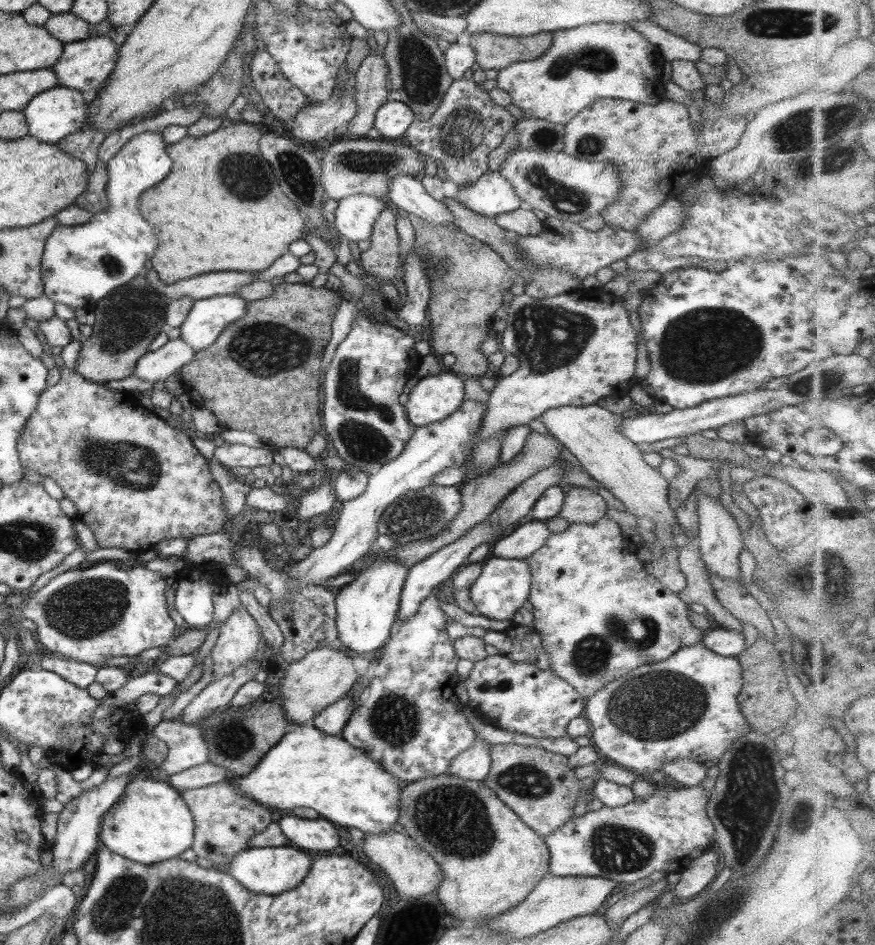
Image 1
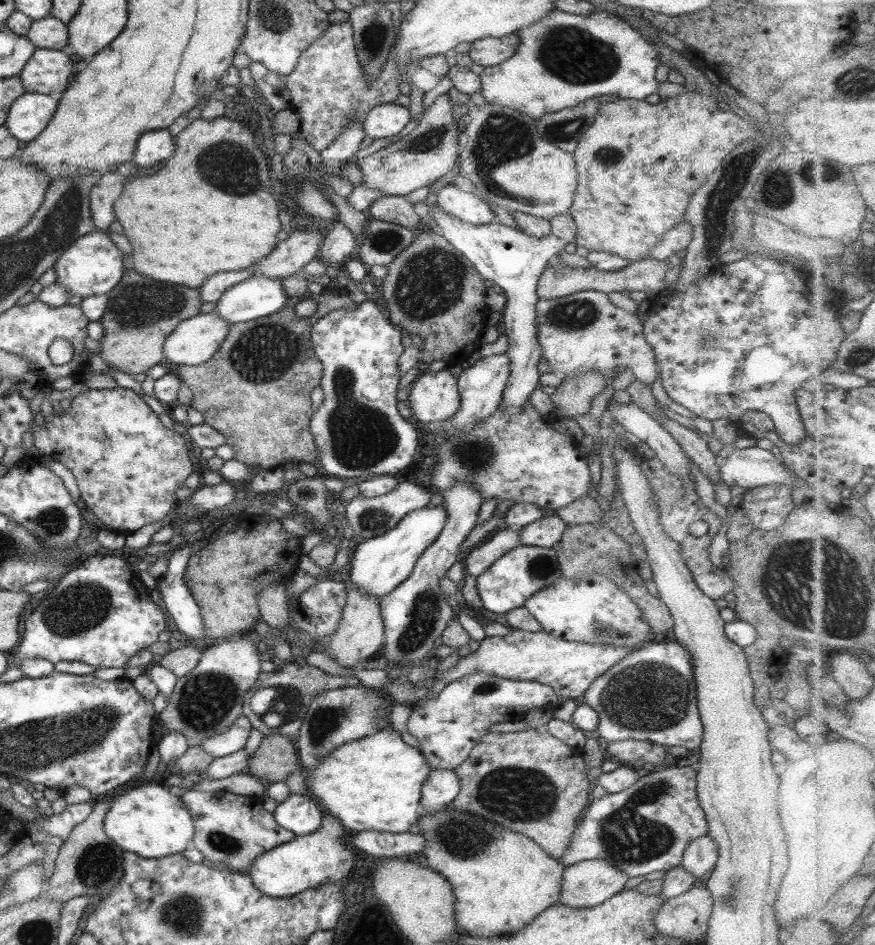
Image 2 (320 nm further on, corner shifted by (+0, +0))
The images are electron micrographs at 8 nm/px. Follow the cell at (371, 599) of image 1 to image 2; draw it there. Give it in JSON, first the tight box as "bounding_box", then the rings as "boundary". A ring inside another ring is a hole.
{"bounding_box":[349,500,447,600],"boundary":[[[443,500],[438,505],[427,504],[407,512],[399,519],[391,530],[376,537],[364,539],[357,546],[353,546],[349,565],[349,580],[365,592],[375,595],[378,600],[402,583],[409,576],[412,566],[431,544],[439,531],[445,526],[447,513]]]}

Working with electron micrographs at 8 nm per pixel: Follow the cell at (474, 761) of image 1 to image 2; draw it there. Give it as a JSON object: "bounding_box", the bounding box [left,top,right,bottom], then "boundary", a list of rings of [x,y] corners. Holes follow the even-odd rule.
{"bounding_box":[419,769,459,812],"boundary":[[[430,769],[420,788],[419,804],[424,812],[437,812],[455,798],[459,780],[452,770]]]}

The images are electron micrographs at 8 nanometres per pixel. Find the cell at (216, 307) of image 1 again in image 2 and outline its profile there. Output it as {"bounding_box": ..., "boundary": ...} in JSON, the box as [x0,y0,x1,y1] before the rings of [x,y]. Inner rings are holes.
{"bounding_box":[213,275,287,325],"boundary":[[[255,275],[224,290],[213,312],[232,325],[274,314],[287,299],[279,278]]]}

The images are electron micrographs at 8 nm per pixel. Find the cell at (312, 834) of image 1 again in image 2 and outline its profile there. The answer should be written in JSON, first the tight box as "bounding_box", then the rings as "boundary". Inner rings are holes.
{"bounding_box":[272,793,322,837],"boundary":[[[291,793],[275,806],[272,815],[281,828],[298,837],[316,831],[320,825],[322,810],[309,793]]]}

